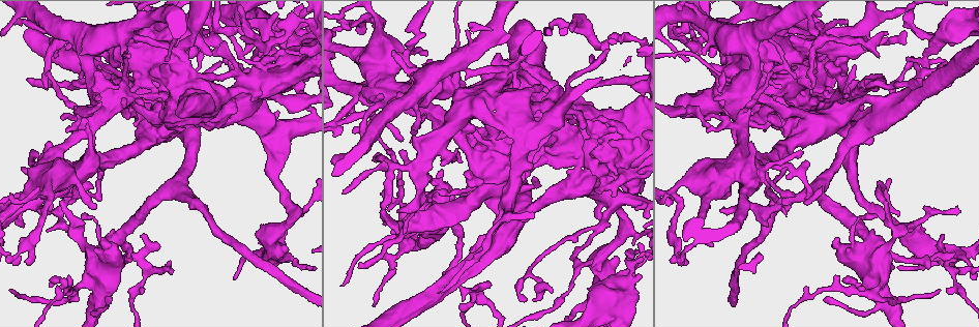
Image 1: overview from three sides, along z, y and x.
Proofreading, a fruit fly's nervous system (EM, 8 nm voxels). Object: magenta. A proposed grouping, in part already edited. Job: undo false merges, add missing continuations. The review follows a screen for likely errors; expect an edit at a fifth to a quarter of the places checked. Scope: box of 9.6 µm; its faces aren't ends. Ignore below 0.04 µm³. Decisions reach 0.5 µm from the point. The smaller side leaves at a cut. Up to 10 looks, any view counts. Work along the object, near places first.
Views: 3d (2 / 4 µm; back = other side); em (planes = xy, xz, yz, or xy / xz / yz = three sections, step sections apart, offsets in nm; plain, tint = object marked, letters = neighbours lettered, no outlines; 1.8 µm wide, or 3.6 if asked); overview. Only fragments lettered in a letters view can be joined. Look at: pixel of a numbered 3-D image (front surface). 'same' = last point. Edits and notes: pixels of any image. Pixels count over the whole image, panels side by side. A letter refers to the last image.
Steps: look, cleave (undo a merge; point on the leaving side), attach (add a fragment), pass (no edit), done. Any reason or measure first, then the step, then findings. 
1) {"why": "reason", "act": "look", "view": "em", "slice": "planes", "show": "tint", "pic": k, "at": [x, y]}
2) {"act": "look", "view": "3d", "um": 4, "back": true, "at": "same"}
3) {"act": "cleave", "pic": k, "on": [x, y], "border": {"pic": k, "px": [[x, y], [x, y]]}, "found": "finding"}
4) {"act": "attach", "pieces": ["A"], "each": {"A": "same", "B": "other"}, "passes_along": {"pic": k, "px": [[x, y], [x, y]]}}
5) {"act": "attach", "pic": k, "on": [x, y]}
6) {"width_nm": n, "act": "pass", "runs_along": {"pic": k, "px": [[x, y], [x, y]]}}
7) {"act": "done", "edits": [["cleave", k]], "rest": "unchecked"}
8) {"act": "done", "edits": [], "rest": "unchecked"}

{"why": "thick turns thin", "act": "look", "view": "em", "um": 3.6, "slice": "planes", "show": "letters", "pic": 1, "at": [500, 235]}

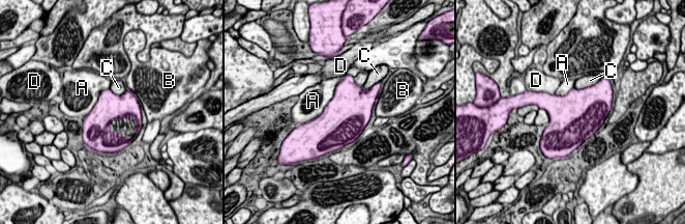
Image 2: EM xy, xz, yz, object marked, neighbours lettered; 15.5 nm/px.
{"longest_contact_nm": ["A", 600], "act": "pass", "each": {"A": "other", "B": "other", "C": "other", "D": "other"}, "border": {"pic": 2, "px": [[109, 88], [100, 92], [84, 118]]}, "found": "all the same cell"}

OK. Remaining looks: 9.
{"why": "branch stops here", "act": "look", "view": "em", "slice": "xz", "step": 8, "show": "tint", "pic": 1, "at": [906, 31]}

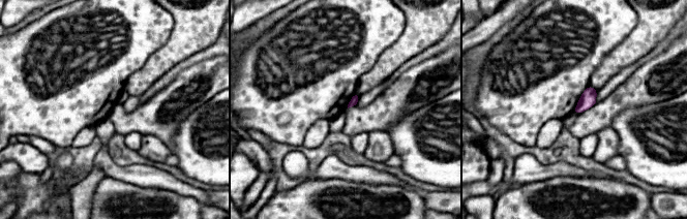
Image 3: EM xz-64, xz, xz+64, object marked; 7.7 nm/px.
{"act": "look", "view": "em", "slice": "planes", "show": "letters", "at": "same"}

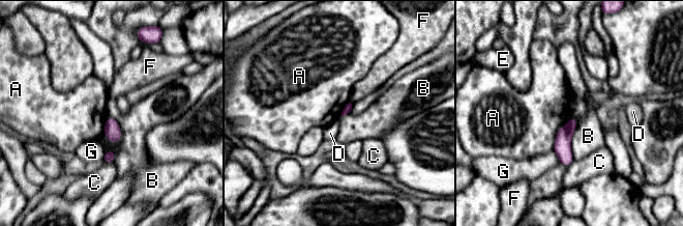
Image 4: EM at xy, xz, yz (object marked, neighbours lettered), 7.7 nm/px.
{"act": "pass", "each": {"A": "other", "B": "other", "C": "other", "D": "other", "E": "other", "F": "other", "G": "other"}, "border": {"pic": 4, "px": [[572, 117], [558, 131], [553, 149]]}, "found": "none of them fits"}

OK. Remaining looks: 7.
{"why": "three-way junction", "act": "look", "view": "3d", "um": 4, "back": true, "pic": 1, "at": [421, 163]}

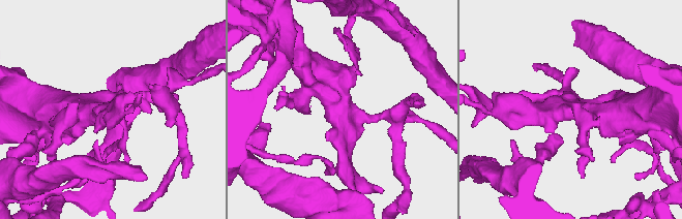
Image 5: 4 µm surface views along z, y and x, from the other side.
{"arms": 3, "arm_widths_nm": [180, 220, 320], "act": "look", "view": "em", "slice": "planes", "show": "tint", "pic": 5, "at": [338, 105]}

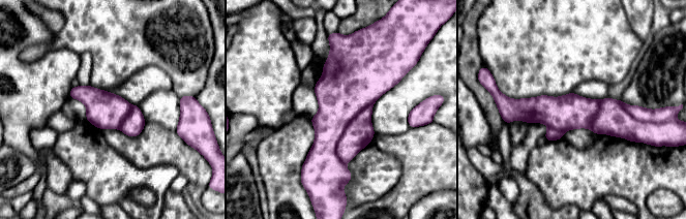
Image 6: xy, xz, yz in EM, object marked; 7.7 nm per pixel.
{"act": "look", "view": "em", "slice": "planes", "show": "letters", "at": "same"}

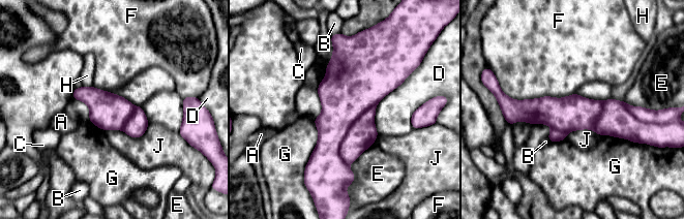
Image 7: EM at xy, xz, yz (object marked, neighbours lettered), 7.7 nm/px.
{"width_nm": 280, "act": "cleave", "pic": 7, "on": [344, 101], "each": {"A": "other", "B": "other", "C": "other", "D": "other", "E": "other", "F": "other", "G": "other", "H": "other", "J": "other"}, "border": {"pic": 7, "px": [[375, 104], [342, 142], [347, 165]]}, "found": "two cells meet here"}

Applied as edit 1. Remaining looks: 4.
{"why": "thick turns thin", "act": "look", "view": "em", "slice": "planes", "show": "letters", "pic": 1, "at": [87, 128]}

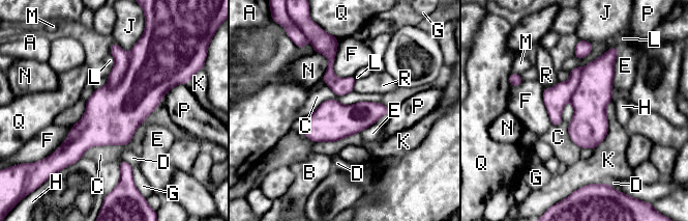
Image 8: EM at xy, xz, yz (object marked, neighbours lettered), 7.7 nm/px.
{"width_nm": 300, "longest_contact_nm": ["K", 420], "act": "cleave", "pic": 8, "on": [156, 64], "each": {"A": "other", "B": "other", "C": "other", "D": "other", "E": "other", "F": "other", "G": "other", "H": "other", "J": "other", "K": "other", "L": "other", "M": "other", "N": "other", "P": "other", "Q": "other", "R": "other"}, "found": "a second cell is stuck on"}

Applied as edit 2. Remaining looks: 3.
{"act": "done", "edits": [["cleave", 7], ["cleave", 8]], "rest": "unchecked"}

